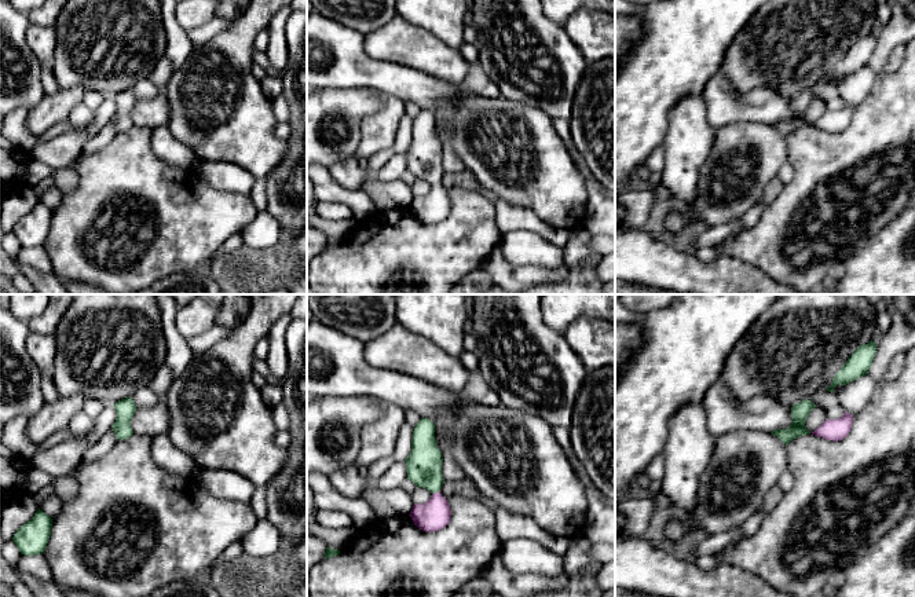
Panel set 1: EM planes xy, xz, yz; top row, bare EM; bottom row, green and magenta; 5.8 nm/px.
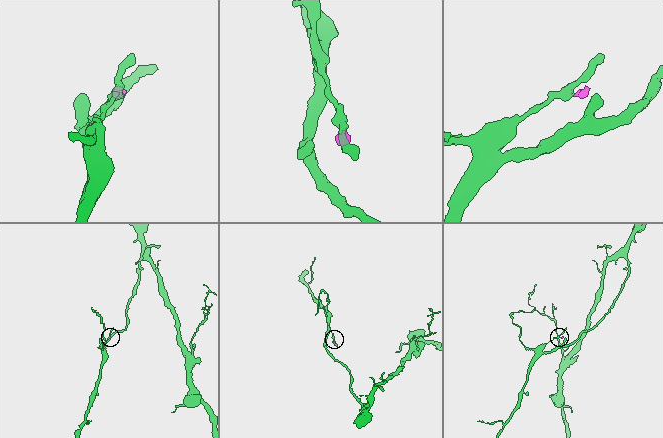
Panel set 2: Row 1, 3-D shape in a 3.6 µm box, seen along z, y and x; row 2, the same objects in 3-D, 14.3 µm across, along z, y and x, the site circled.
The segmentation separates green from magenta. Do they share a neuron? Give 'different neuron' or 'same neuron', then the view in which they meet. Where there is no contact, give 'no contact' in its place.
same neuron | xz

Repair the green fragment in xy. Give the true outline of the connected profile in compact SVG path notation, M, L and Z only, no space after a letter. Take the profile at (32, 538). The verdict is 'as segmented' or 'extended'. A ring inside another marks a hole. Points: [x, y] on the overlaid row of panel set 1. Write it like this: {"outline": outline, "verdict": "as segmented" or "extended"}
{"outline": "M39 509L28 523L17 530L12 541L21 554L43 554L51 535L51 527L52 519Z", "verdict": "as segmented"}

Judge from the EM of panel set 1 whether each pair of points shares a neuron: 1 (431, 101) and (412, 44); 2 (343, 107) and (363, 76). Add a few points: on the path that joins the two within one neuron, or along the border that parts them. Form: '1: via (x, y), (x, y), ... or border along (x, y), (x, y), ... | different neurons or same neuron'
1: border along (391, 62), (399, 66), (410, 66), (451, 84) | different neurons
2: border along (322, 88), (374, 88), (380, 92) | different neurons

